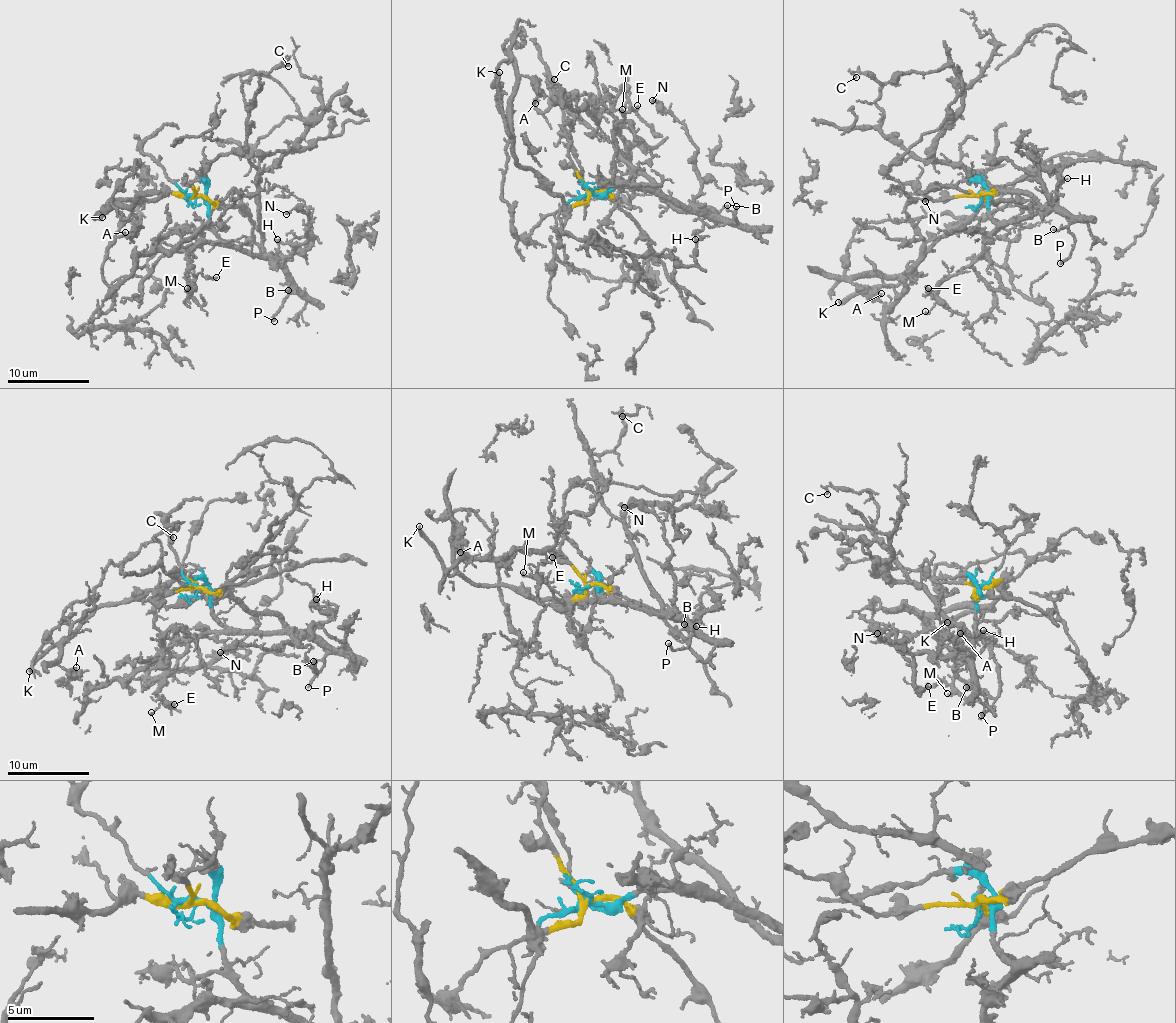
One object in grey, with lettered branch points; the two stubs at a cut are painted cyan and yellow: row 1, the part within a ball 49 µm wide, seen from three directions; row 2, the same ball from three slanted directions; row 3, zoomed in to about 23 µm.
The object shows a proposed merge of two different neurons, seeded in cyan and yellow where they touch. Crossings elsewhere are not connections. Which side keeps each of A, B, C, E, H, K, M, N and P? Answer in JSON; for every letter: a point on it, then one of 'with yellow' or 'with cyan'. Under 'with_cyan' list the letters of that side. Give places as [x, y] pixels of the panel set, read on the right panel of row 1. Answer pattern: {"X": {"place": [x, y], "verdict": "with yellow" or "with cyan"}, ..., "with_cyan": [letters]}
{"A": {"place": [881, 293], "verdict": "with yellow"}, "B": {"place": [1053, 229], "verdict": "with cyan"}, "C": {"place": [856, 77], "verdict": "with cyan"}, "E": {"place": [928, 288], "verdict": "with cyan"}, "H": {"place": [1067, 178], "verdict": "with cyan"}, "K": {"place": [838, 302], "verdict": "with yellow"}, "M": {"place": [925, 311], "verdict": "with cyan"}, "N": {"place": [925, 201], "verdict": "with cyan"}, "P": {"place": [1060, 263], "verdict": "with cyan"}, "with_cyan": ["B", "C", "E", "H", "M", "N", "P"]}

